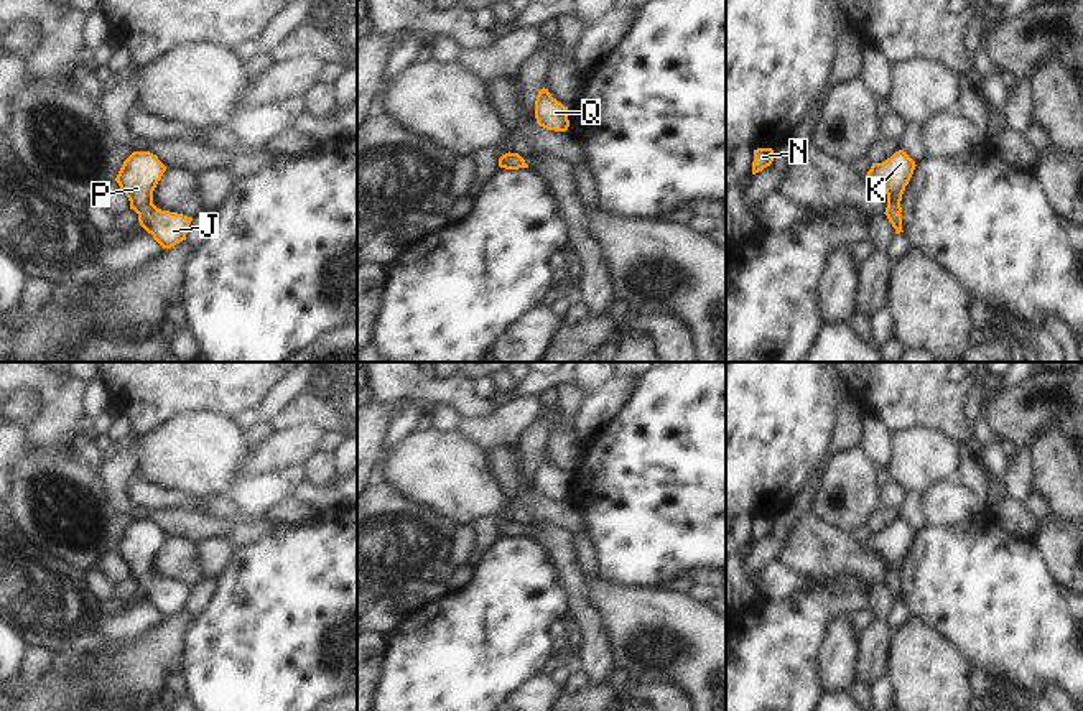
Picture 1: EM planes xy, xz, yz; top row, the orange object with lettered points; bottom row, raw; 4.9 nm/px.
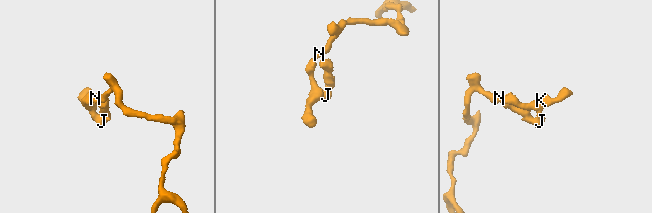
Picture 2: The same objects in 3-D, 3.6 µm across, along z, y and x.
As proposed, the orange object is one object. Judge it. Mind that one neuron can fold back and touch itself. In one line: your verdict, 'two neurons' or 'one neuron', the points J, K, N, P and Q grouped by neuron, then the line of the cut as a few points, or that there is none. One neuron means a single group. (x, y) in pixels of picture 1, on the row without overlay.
one neuron | J K N P Q | no cut

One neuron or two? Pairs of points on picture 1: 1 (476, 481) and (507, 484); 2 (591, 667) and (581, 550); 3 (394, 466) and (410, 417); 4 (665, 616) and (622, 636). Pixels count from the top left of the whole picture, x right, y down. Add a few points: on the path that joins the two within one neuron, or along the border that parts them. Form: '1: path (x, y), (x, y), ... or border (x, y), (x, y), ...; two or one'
1: border (483, 448), (486, 469), (506, 499); two
2: border (573, 537), (575, 558), (585, 580); two
3: border (415, 428), (402, 436), (381, 463); two
4: path (655, 626), (646, 636), (632, 636); one

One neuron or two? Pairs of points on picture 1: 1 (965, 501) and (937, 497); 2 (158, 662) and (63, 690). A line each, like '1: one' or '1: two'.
1: one
2: one

